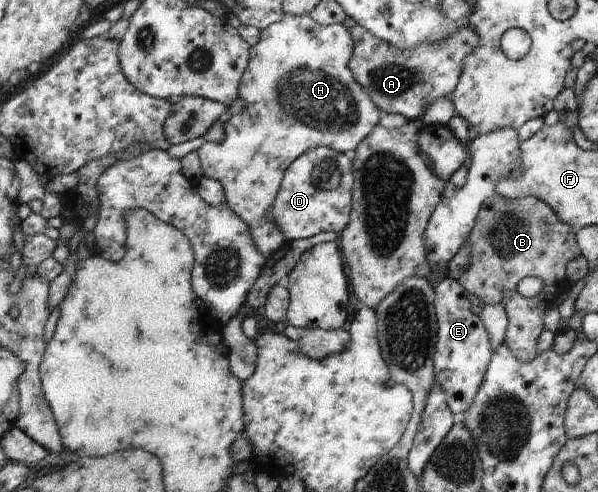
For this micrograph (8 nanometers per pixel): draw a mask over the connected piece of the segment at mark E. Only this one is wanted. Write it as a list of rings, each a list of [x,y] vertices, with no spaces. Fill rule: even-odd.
[[[447,277],[434,286],[435,312],[437,316],[437,344],[433,355],[434,380],[447,394],[449,410],[458,417],[469,410],[479,386],[483,384],[493,344],[485,330],[480,315],[471,311],[471,303],[467,299],[468,292],[458,279]]]

